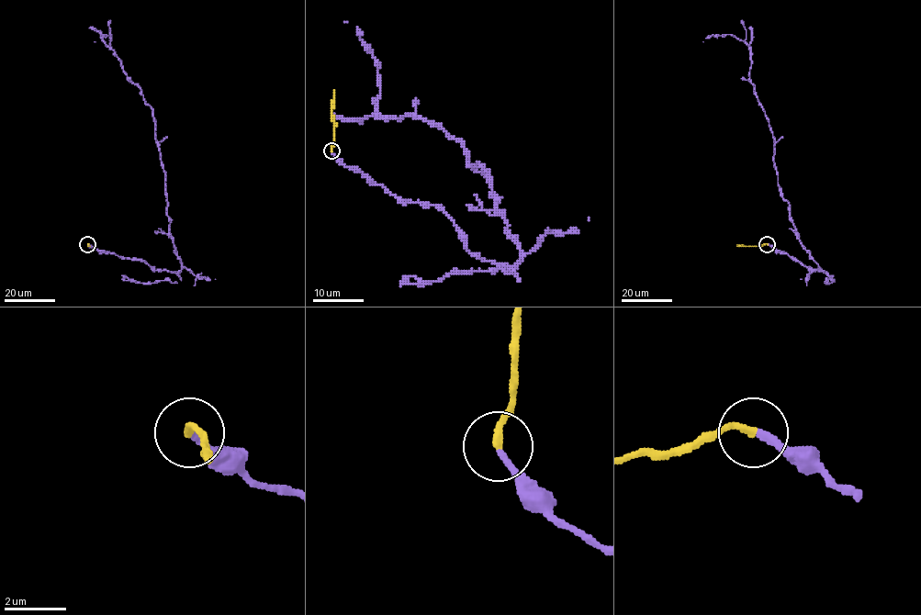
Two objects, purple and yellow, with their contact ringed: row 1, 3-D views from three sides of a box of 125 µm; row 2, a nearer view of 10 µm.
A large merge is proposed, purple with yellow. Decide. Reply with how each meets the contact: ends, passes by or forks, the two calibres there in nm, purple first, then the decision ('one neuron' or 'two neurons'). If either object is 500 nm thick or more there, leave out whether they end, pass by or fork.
purple ends there; yellow ends there; 240 nm thick on the purple side, 240 nm on the other; two neurons

